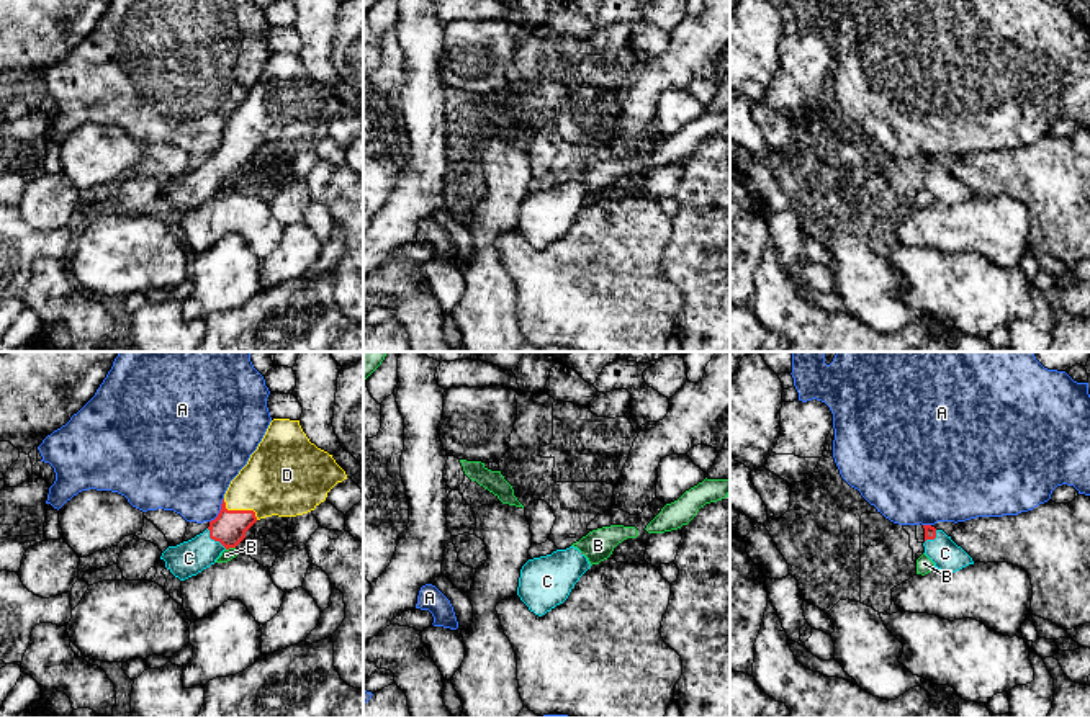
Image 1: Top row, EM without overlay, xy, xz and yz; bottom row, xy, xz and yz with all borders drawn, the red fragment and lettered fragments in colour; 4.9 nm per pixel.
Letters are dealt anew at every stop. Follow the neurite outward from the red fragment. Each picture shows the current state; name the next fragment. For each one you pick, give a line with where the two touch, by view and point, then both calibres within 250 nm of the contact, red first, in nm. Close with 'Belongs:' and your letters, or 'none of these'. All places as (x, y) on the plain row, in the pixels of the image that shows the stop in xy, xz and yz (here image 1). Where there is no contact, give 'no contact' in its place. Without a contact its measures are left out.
C: meets red in xy at (215, 174); 170 nm thick on the red side, 170 nm on the other
D: meets red in xy at (239, 144); 170 nm thick on the red side, 360 nm on the other
Belongs: C, D

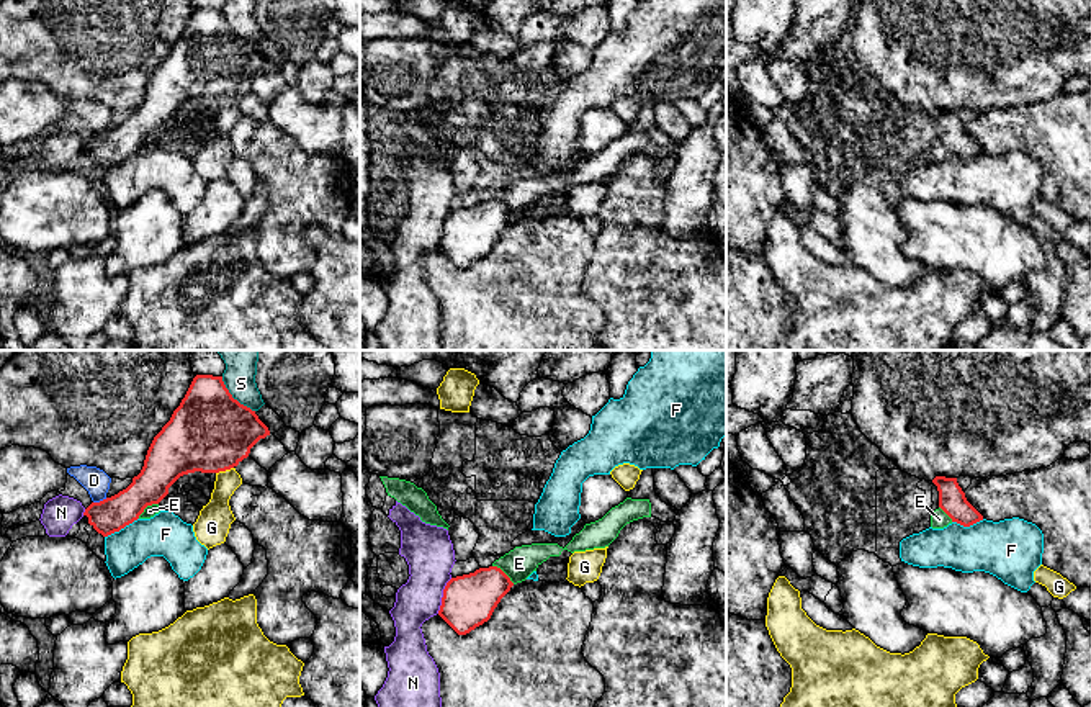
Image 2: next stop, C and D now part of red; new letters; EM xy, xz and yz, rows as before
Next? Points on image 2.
Belongs: none of these

